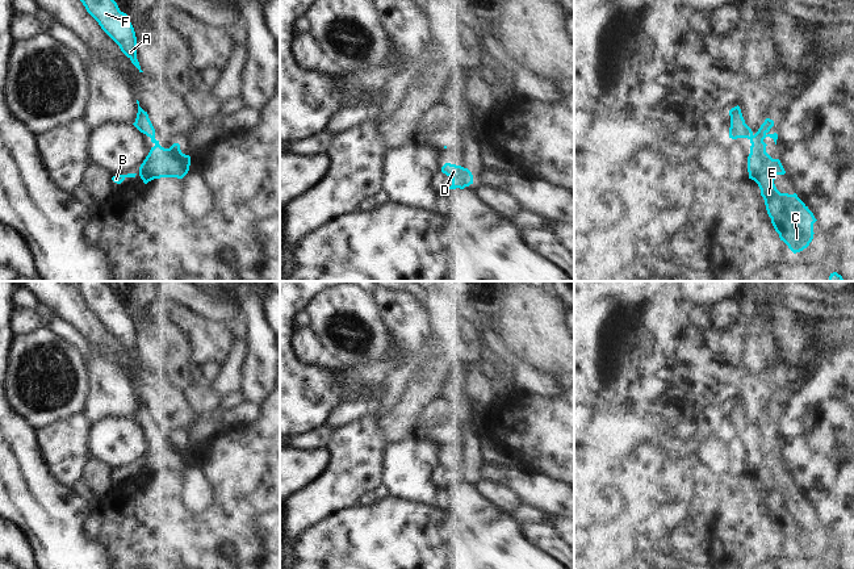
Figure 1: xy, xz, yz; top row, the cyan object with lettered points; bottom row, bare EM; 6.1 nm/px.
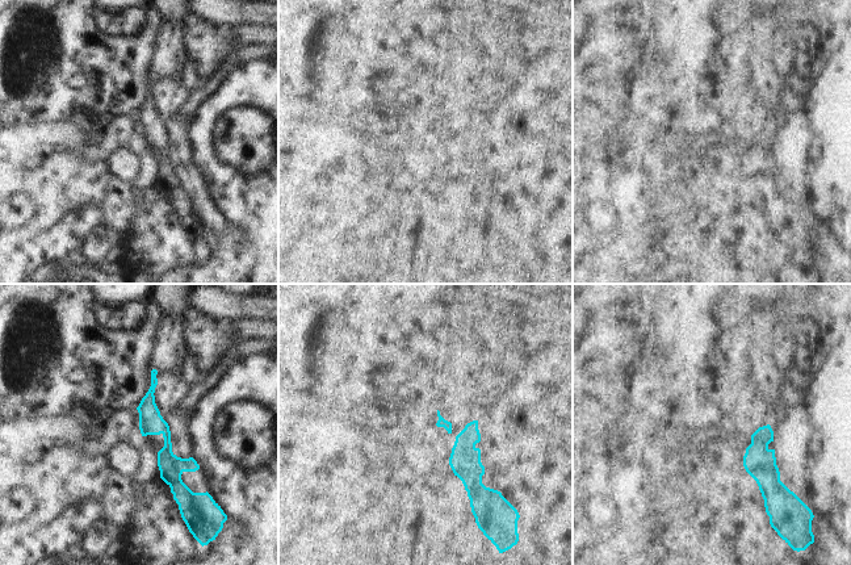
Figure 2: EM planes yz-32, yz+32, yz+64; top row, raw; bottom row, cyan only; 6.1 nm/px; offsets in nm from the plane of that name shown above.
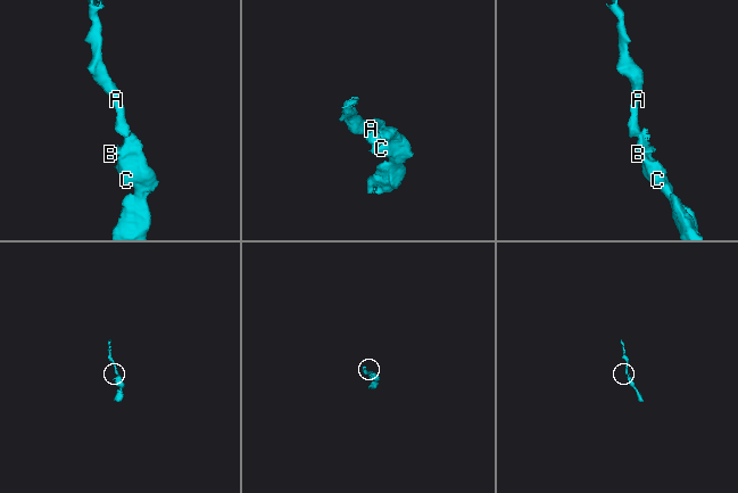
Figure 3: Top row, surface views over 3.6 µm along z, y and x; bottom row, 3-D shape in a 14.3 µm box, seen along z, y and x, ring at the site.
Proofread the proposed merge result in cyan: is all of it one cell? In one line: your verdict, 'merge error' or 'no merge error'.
no merge error

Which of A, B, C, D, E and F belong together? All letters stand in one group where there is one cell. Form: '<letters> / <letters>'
A B C D E F

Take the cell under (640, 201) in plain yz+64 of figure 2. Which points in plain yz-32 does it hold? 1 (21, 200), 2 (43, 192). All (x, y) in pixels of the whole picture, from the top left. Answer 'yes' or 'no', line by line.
1: no
2: yes

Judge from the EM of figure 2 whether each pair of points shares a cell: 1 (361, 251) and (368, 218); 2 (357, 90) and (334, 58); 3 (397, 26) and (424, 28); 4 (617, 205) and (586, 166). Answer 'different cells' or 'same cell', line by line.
1: same cell
2: same cell
3: same cell
4: same cell

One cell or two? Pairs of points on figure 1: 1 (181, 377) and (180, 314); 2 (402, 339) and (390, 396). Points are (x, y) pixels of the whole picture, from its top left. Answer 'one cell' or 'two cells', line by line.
1: two cells
2: two cells

